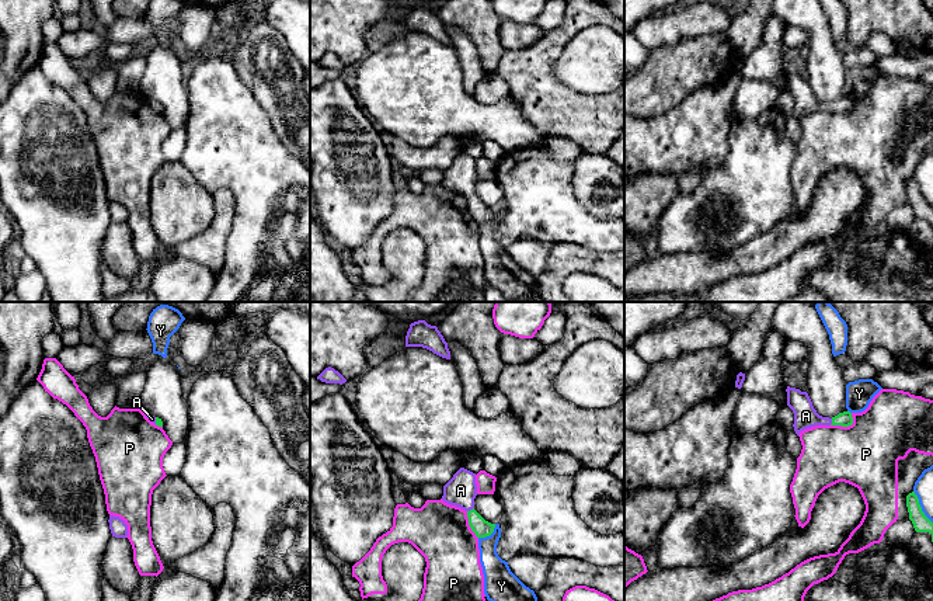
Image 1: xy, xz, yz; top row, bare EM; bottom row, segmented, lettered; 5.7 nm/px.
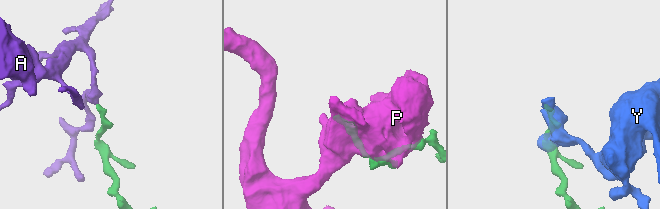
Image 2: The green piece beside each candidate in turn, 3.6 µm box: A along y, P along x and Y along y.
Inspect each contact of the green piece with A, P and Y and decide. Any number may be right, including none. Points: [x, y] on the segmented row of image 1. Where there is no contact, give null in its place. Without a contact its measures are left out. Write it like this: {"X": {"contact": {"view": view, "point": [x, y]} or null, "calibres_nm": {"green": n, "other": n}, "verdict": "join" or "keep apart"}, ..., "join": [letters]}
{"A": {"contact": {"view": "xz", "point": [470, 510]}, "calibres_nm": {"green": 100, "other": 180}, "verdict": "join"}, "P": {"contact": {"view": "yz", "point": [846, 426]}, "calibres_nm": {"green": 90, "other": 380}, "verdict": "keep apart"}, "Y": {"contact": {"view": "xz", "point": [488, 535]}, "calibres_nm": {"green": 100, "other": 160}, "verdict": "keep apart"}, "join": ["A"]}

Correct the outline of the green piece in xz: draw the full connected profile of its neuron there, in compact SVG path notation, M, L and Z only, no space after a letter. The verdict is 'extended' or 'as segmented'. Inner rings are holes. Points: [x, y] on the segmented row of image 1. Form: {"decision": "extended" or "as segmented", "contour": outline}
{"decision": "extended", "contour": "M460 468L453 477L443 486L442 500L450 506L460 507L467 513L469 525L477 538L490 536L495 524L485 521L474 510L477 496L476 473Z"}

